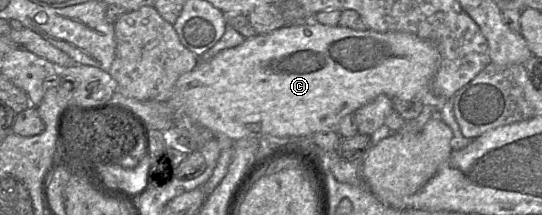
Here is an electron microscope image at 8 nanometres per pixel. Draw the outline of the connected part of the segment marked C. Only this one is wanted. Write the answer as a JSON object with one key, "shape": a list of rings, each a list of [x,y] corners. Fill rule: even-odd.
{"shape":[[[314,23],[311,25],[284,26],[282,28],[279,28],[279,29],[274,30],[274,31],[267,33],[267,34],[259,34],[259,35],[255,35],[254,37],[247,38],[241,45],[234,47],[234,48],[223,50],[208,61],[202,61],[201,58],[199,58],[199,64],[196,66],[196,68],[194,68],[192,71],[187,72],[187,73],[185,73],[179,77],[179,79],[176,82],[172,97],[170,98],[169,101],[165,101],[165,102],[169,102],[169,104],[173,105],[176,108],[177,114],[184,114],[187,118],[189,118],[194,123],[201,125],[205,128],[208,128],[209,130],[211,130],[214,133],[219,133],[219,134],[228,136],[232,140],[239,140],[239,139],[244,138],[244,137],[261,137],[263,135],[273,135],[273,136],[277,136],[277,137],[305,137],[305,136],[311,136],[314,133],[319,132],[319,131],[323,131],[323,130],[332,129],[332,130],[337,131],[337,127],[338,127],[340,121],[342,120],[342,118],[344,118],[346,115],[348,115],[350,113],[354,113],[359,108],[361,108],[363,105],[372,101],[373,99],[375,99],[377,96],[379,96],[381,94],[385,94],[388,97],[390,97],[391,99],[397,97],[397,98],[400,98],[403,100],[419,100],[422,102],[423,106],[425,104],[431,104],[431,105],[436,105],[436,106],[440,105],[444,99],[433,95],[433,93],[430,91],[431,81],[432,81],[432,79],[433,79],[433,77],[437,71],[437,68],[439,65],[439,60],[440,60],[439,52],[438,52],[437,48],[431,42],[424,40],[424,39],[421,39],[421,38],[415,36],[411,33],[406,33],[406,32],[381,33],[381,32],[373,31],[371,29],[364,30],[364,31],[358,31],[358,30],[353,30],[353,29],[346,28],[346,27],[340,27],[339,25],[338,26],[328,26],[328,25],[323,25],[320,23]]]}

